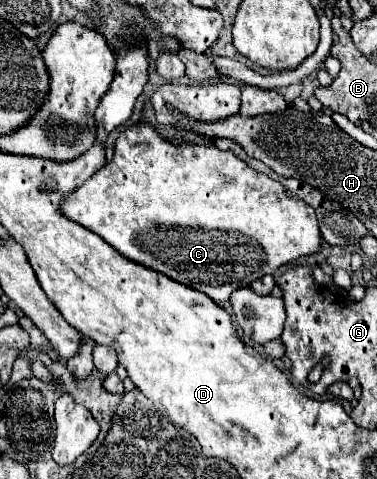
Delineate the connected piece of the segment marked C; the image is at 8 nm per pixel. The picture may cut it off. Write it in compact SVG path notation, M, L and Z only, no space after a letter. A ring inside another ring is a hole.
M138 122L118 136L116 148L114 148L114 158L102 170L98 170L92 178L88 178L78 190L70 192L62 202L62 210L70 220L74 220L74 222L86 226L88 230L96 232L100 238L104 238L112 248L116 248L126 258L130 258L138 264L144 264L144 266L148 266L156 272L162 272L168 278L172 278L180 284L186 284L186 286L190 286L198 292L204 292L216 304L228 302L228 298L234 290L238 290L242 286L248 286L250 282L254 282L254 280L258 280L266 274L274 274L284 264L288 264L292 260L298 260L302 256L312 256L312 254L320 252L322 242L324 242L322 234L320 234L320 228L318 228L318 222L316 222L314 208L308 206L304 200L294 198L294 194L290 194L280 182L268 178L266 174L254 172L240 158L236 158L230 150L222 152L222 150L218 150L216 146L210 146L210 144L206 144L206 146L204 144L178 144L176 146L176 144L160 138L160 134L148 122Z

